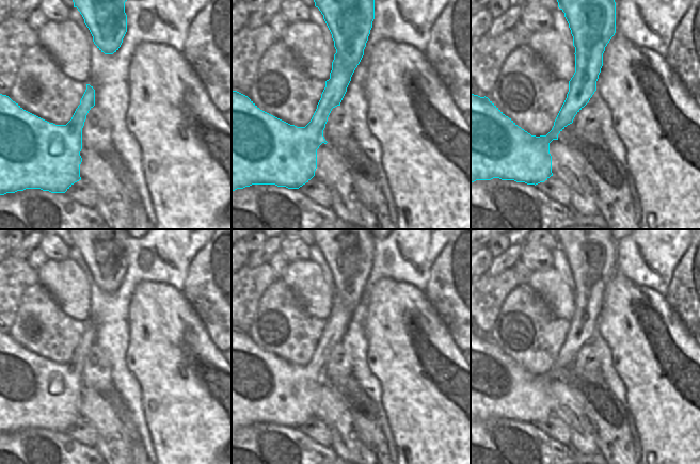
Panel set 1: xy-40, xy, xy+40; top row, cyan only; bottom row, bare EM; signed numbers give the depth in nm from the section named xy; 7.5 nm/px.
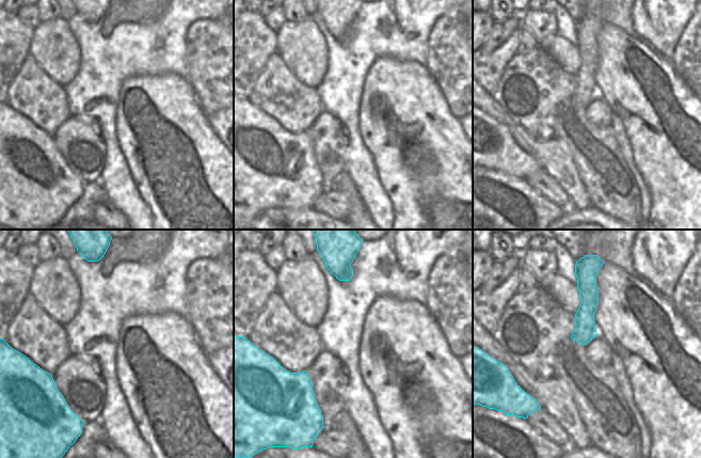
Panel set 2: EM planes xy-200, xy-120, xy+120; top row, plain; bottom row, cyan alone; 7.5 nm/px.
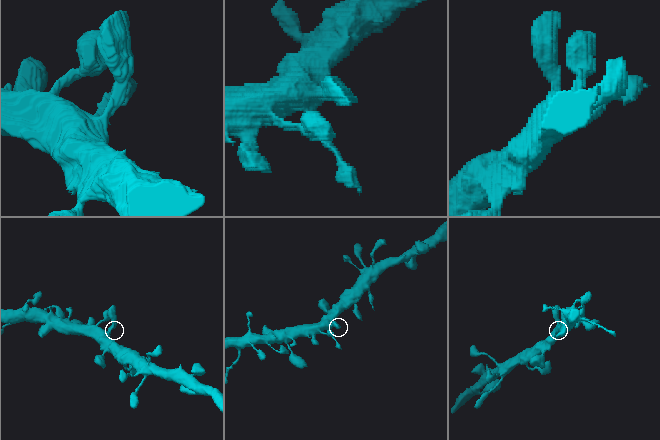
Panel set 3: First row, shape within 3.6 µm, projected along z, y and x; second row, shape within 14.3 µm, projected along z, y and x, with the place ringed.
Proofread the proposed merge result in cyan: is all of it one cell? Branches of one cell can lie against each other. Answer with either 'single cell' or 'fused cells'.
single cell

